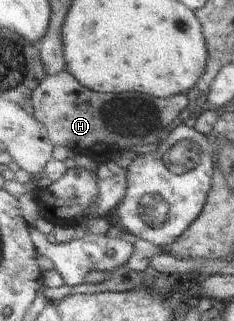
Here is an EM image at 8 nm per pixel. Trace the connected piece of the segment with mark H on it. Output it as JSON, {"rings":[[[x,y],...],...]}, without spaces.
{"rings":[[[68,71],[47,75],[32,94],[33,116],[46,126],[48,138],[55,147],[65,147],[77,153],[92,150],[94,146],[120,146],[130,148],[142,144],[158,144],[165,133],[179,120],[180,112],[192,104],[193,94],[176,94],[172,98],[159,99],[135,92],[99,93],[83,87]]]}

